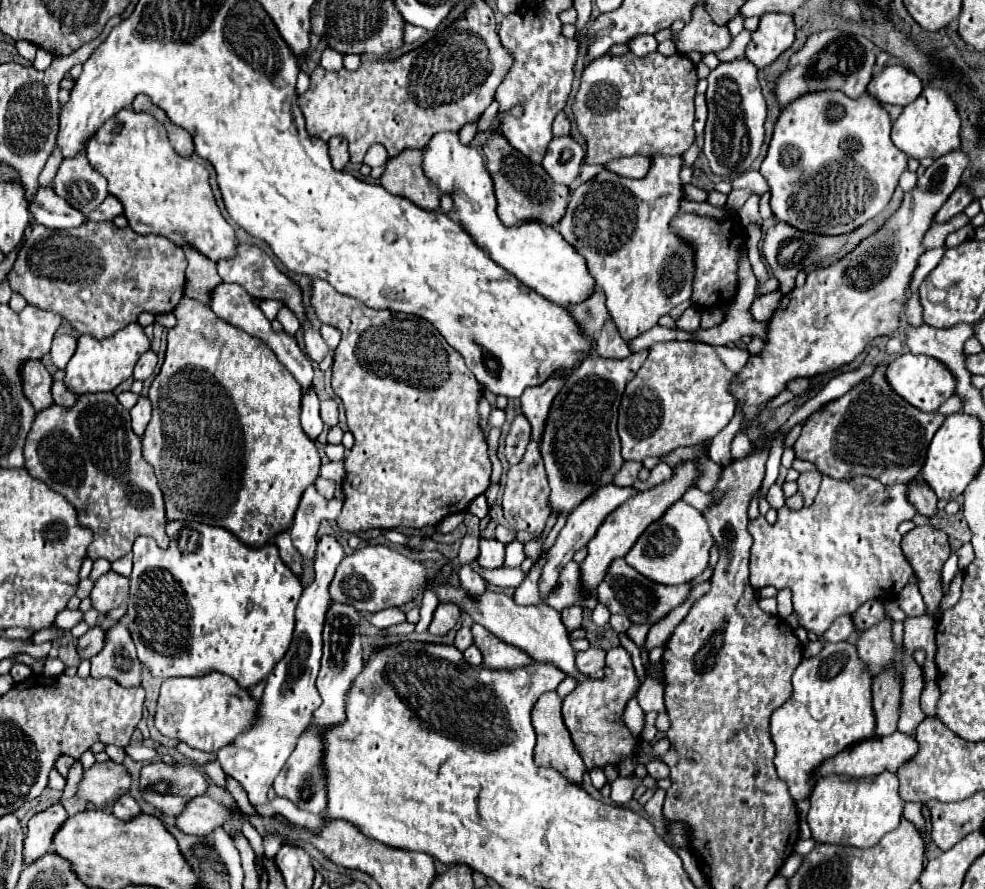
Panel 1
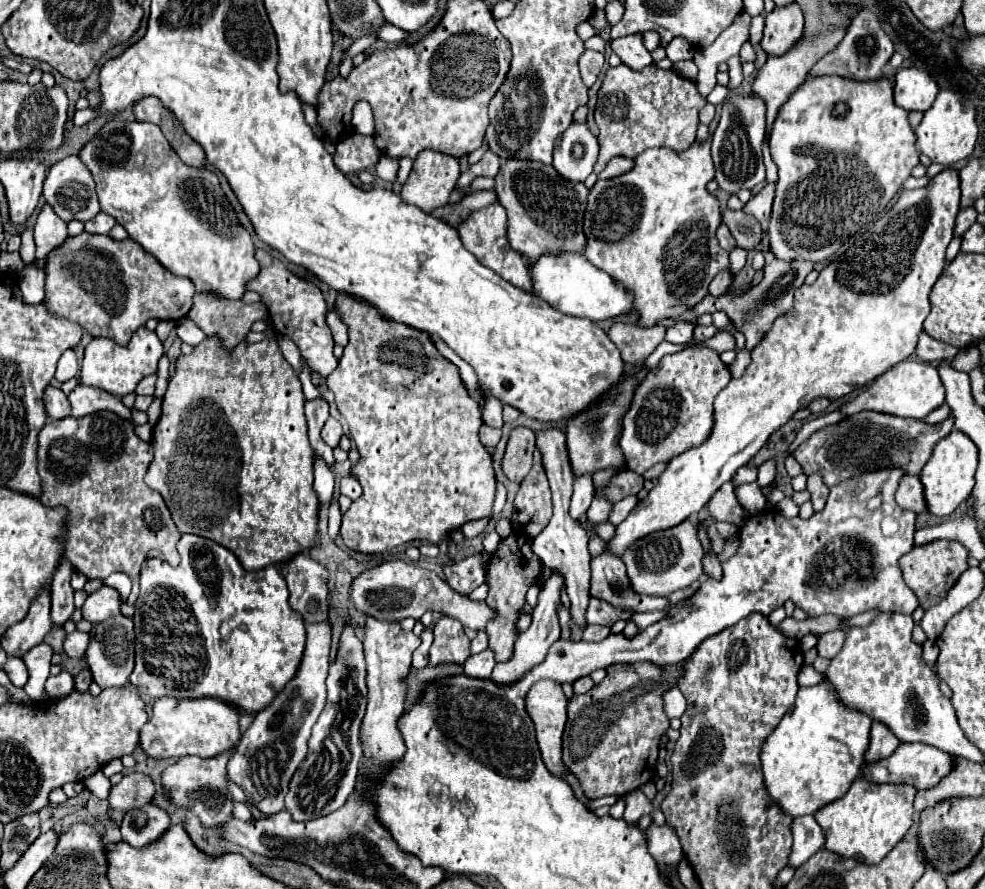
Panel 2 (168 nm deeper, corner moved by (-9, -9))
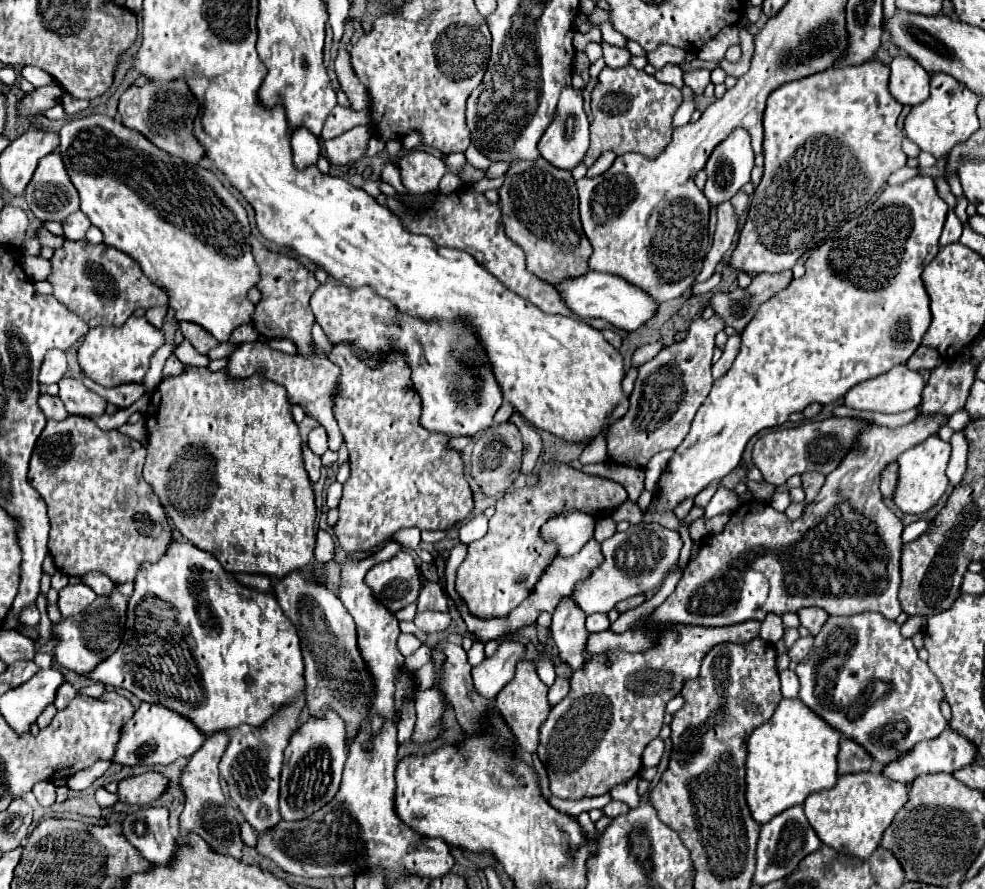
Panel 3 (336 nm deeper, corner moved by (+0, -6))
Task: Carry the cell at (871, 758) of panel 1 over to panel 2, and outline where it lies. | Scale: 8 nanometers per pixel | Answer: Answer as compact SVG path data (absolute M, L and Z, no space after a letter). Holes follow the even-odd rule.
M900 743L890 757L876 763L864 763L862 777L872 783L906 783L906 785L914 785L916 789L930 789L950 771L950 767L952 767L952 759L936 747L924 743Z

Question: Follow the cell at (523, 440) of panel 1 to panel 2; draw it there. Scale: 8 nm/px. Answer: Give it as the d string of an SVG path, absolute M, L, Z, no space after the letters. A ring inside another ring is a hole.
M528 427L512 429L508 447L506 447L506 455L502 461L502 469L510 481L520 483L528 475L528 471L532 467L532 453L536 449L534 439L536 439L536 435Z

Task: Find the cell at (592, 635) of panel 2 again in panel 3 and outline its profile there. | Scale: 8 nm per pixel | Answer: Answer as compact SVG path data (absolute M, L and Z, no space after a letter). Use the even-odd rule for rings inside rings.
M591 614L587 616L587 630L589 632L603 632L609 628L607 614Z

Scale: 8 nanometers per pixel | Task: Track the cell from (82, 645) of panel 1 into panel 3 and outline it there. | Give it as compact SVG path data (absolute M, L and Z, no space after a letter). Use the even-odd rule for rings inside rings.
M65 682L65 684L59 688L59 692L57 692L57 698L55 698L53 706L55 706L57 710L63 710L63 708L67 708L67 704L69 704L75 696L77 696L75 688L73 688L69 682Z

